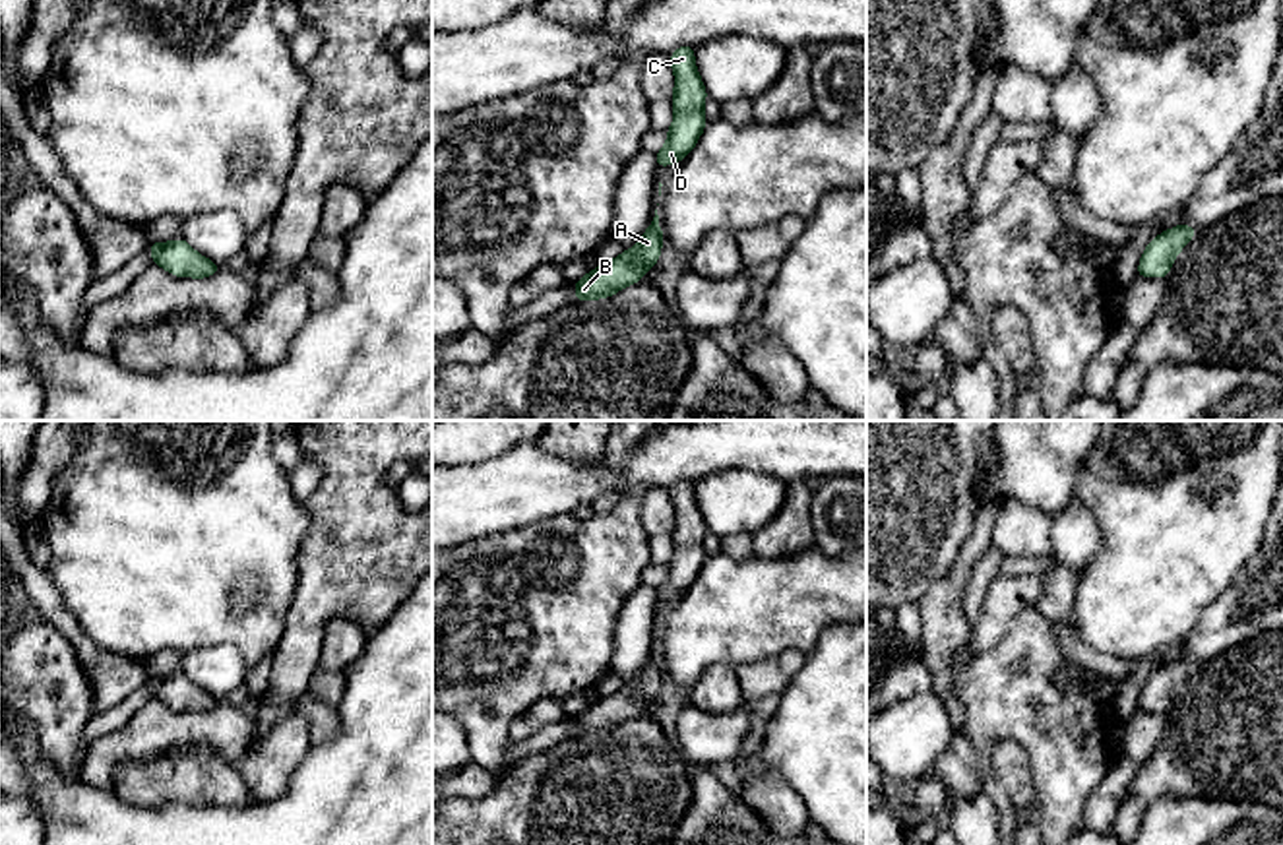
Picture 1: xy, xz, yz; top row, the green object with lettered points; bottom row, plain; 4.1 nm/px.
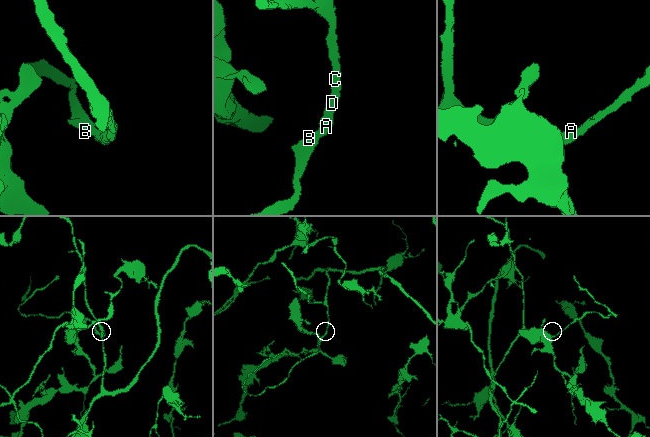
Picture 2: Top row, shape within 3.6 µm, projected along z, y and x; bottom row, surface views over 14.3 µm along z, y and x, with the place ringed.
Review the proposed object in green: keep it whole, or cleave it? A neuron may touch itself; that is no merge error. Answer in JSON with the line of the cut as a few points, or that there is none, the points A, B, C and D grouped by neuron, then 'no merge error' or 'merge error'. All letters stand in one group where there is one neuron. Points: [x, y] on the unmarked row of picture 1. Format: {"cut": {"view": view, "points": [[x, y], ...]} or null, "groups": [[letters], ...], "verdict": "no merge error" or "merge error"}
{"cut": null, "groups": [["A", "B", "C", "D"]], "verdict": "no merge error"}

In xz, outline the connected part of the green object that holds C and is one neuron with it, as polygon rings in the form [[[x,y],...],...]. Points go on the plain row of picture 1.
[[[680,481],[669,488],[674,506],[674,527],[671,531],[674,554],[667,564],[667,578],[655,587],[657,603],[680,597],[698,578],[707,552],[704,537],[707,525],[694,494],[696,481]]]

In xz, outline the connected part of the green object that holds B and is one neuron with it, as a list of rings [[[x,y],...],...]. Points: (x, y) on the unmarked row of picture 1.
[[[655,643],[653,655],[640,671],[636,682],[622,684],[616,694],[599,698],[593,705],[574,717],[576,736],[609,733],[626,719],[642,715],[645,705],[659,696],[663,674],[665,671]]]

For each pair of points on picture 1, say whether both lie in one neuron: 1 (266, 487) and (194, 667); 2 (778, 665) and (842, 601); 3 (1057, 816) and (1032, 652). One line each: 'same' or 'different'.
1: different
2: different
3: same

